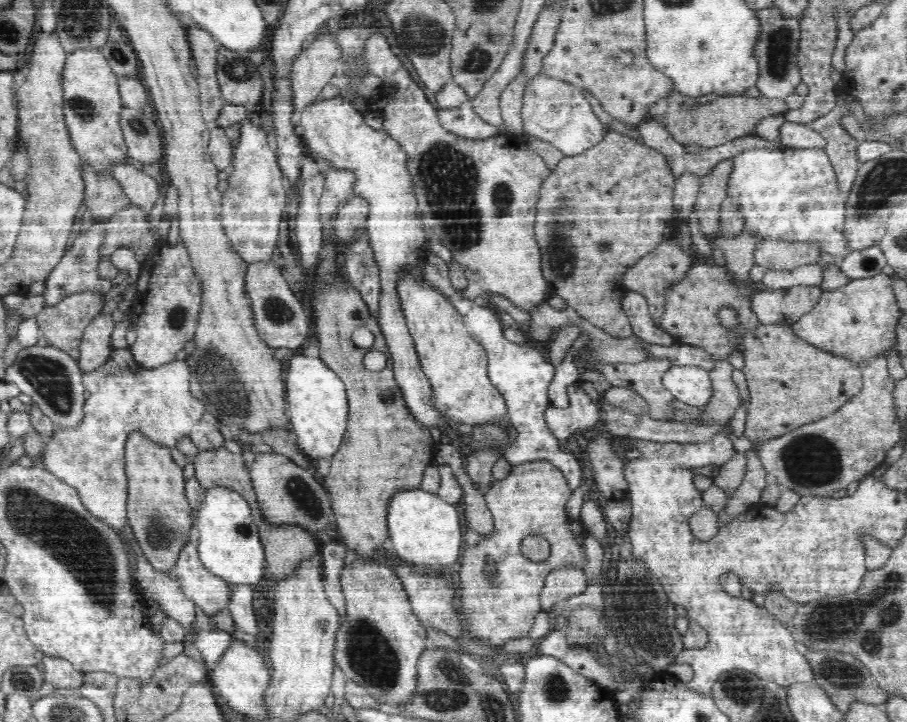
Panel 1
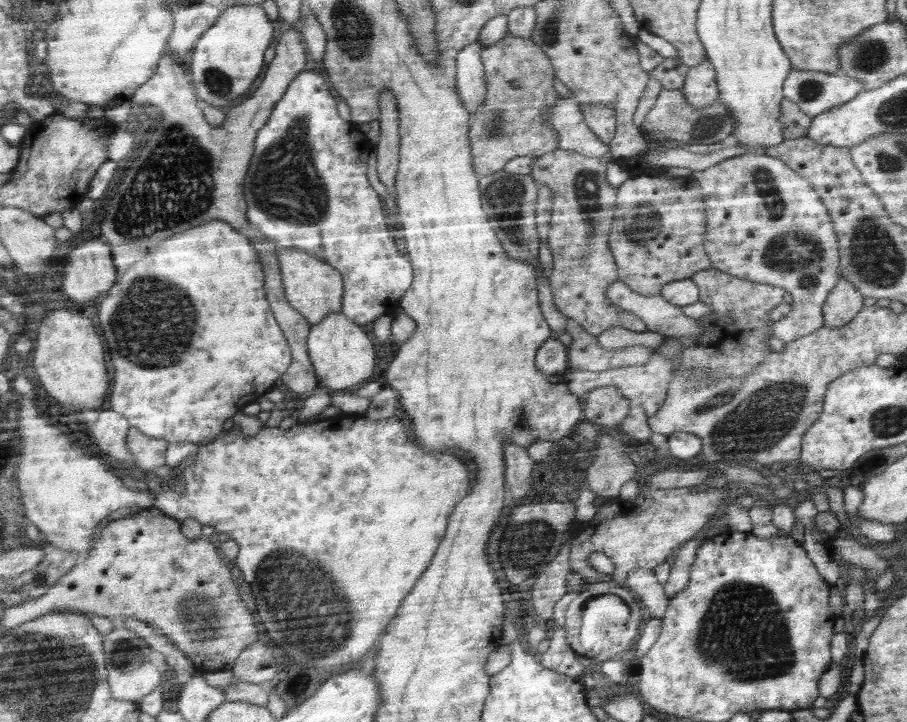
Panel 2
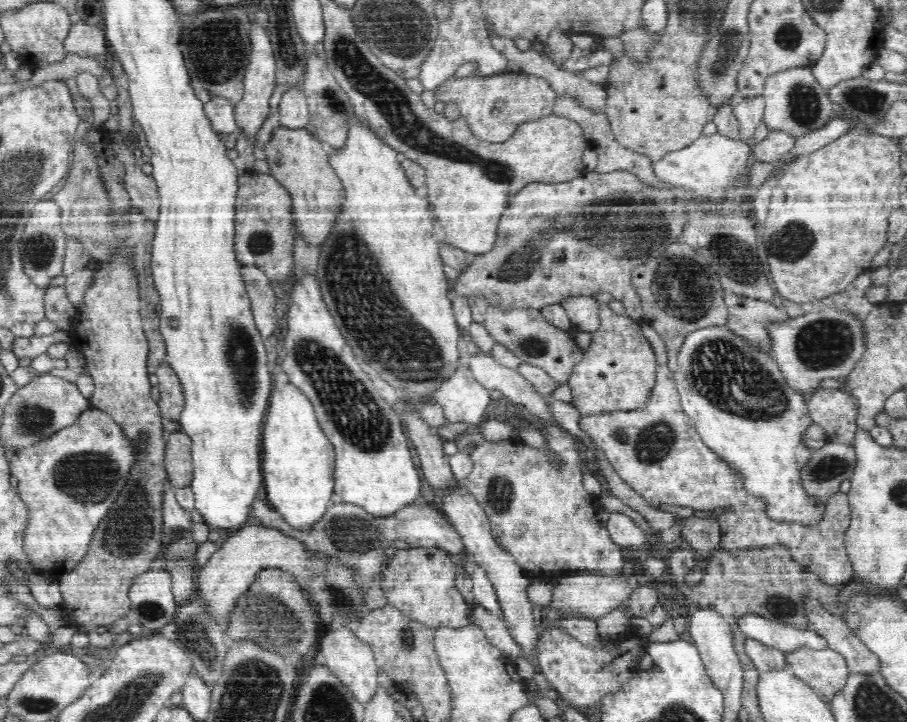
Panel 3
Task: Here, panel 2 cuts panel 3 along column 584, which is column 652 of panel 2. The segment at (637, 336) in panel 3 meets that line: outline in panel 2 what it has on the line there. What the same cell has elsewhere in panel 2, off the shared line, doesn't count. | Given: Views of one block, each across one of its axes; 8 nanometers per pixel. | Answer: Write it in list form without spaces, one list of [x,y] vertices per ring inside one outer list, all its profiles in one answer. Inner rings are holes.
[[[654,351],[650,361],[644,365],[616,367],[615,369],[600,372],[568,369],[562,375],[562,378],[568,390],[579,397],[600,387],[615,386],[624,398],[628,398],[632,403],[637,402],[640,406],[643,406],[645,417],[650,418],[655,416],[657,410],[664,404],[665,398],[669,393],[669,384],[672,376],[673,364],[671,360]]]

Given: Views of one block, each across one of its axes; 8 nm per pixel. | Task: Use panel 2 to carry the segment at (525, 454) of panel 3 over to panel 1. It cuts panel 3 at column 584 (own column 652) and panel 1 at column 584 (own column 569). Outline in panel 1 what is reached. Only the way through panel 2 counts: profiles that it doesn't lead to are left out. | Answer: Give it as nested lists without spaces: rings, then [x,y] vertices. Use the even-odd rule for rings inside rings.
[[[535,459],[528,462],[514,464],[509,474],[502,480],[494,481],[490,490],[484,494],[487,507],[493,516],[494,530],[492,534],[482,535],[482,542],[476,546],[468,546],[463,554],[460,577],[460,596],[462,596],[462,606],[460,614],[466,620],[466,628],[470,634],[480,638],[484,644],[490,646],[504,646],[512,638],[524,638],[534,625],[534,619],[542,612],[539,595],[544,588],[545,580],[548,574],[556,568],[562,567],[583,567],[585,556],[583,553],[583,542],[575,539],[569,527],[570,519],[566,516],[564,505],[572,494],[572,487],[566,480],[563,472],[554,466],[549,459]],[[530,534],[540,534],[550,542],[552,554],[544,562],[530,562],[528,558],[522,556],[520,544],[526,536]],[[493,560],[495,564],[495,575],[491,576],[484,573],[486,562]]]

